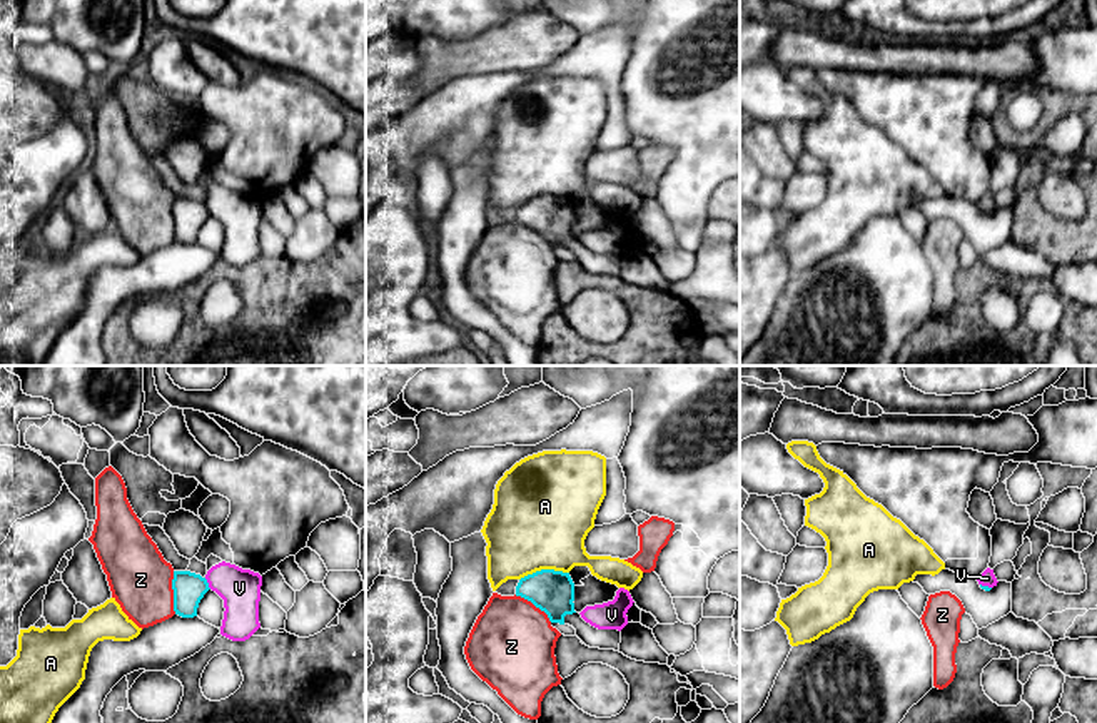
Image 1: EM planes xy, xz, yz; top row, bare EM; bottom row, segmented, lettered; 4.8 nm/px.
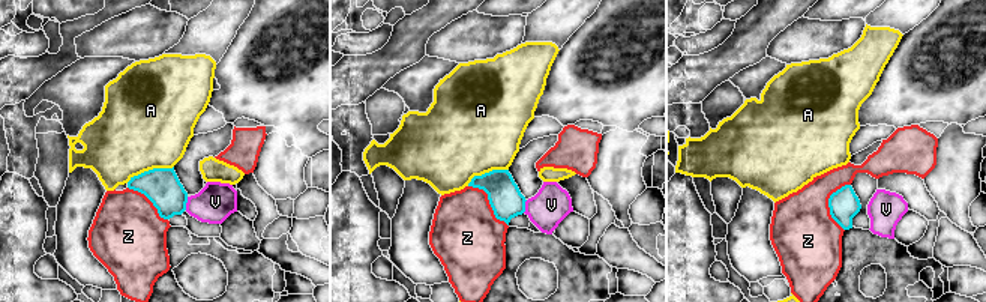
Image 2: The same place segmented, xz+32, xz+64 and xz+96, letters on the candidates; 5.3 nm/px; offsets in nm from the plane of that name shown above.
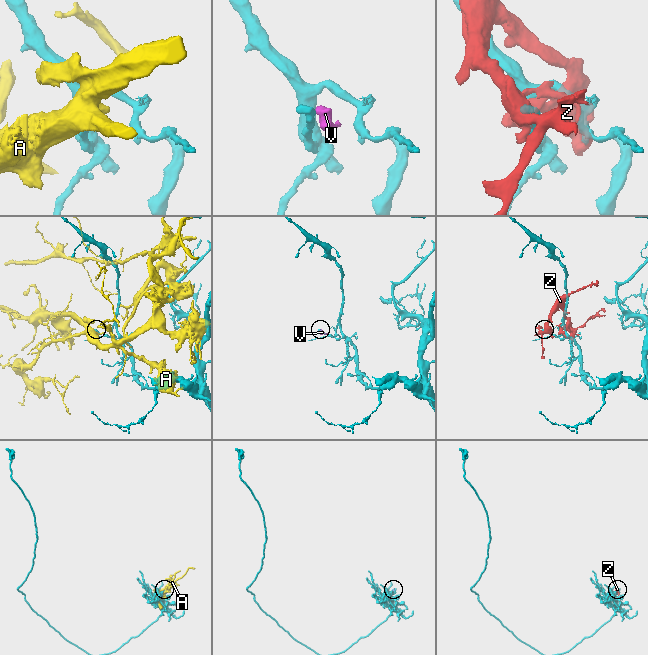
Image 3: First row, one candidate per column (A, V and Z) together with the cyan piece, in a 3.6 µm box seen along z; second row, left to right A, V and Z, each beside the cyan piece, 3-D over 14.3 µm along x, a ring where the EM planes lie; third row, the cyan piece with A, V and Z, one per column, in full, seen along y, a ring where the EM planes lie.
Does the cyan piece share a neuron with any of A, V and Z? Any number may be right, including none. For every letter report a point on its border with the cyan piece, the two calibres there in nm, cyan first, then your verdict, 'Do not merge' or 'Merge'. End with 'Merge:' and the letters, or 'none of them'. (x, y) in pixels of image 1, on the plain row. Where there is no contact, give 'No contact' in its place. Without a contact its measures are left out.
A: Touches cyan at xz (543, 196). Thickness 200 nm (cyan) against 480 nm. Do not merge
V: Touches cyan at xy (207, 209). Thickness 160 nm (cyan) against 190 nm. Do not merge
Z: Touches cyan at xy (174, 219). Thickness 160 nm (cyan) against 300 nm. Do not merge
Merge: none of them

